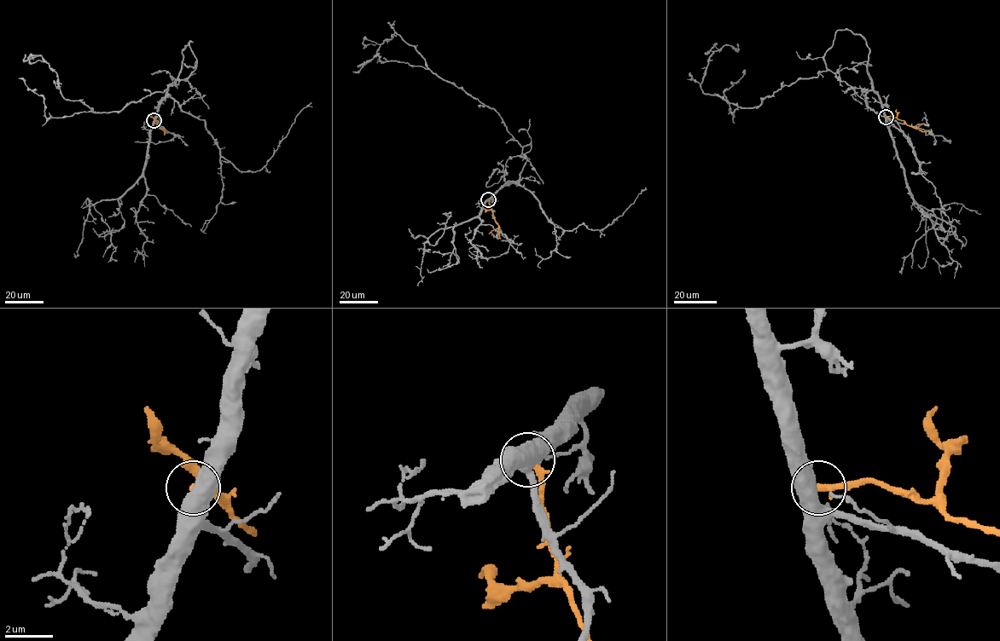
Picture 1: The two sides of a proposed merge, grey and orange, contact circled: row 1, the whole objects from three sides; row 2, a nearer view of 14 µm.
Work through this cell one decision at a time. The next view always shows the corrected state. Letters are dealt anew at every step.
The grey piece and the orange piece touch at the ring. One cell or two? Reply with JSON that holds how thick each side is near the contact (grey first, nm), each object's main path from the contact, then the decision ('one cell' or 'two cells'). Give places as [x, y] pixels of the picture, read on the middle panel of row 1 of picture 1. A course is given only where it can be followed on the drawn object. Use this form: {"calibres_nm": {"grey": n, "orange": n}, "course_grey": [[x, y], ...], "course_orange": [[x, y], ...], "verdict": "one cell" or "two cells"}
{"calibres_nm": {"grey": 500, "orange": 280}, "course_grey": [[488, 199], [504, 185], [517, 185], [531, 144], [520, 145], [494, 110], [438, 77], [396, 32], [359, 66]], "course_orange": [[488, 199], [498, 225], [501, 239]], "verdict": "two cells"}

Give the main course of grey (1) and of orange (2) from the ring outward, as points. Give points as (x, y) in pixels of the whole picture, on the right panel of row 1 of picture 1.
1: (886, 116), (860, 35), (838, 30), (825, 71), (753, 107), (700, 88), (711, 55), (737, 43)
2: (886, 116), (896, 118), (924, 131), (929, 129)

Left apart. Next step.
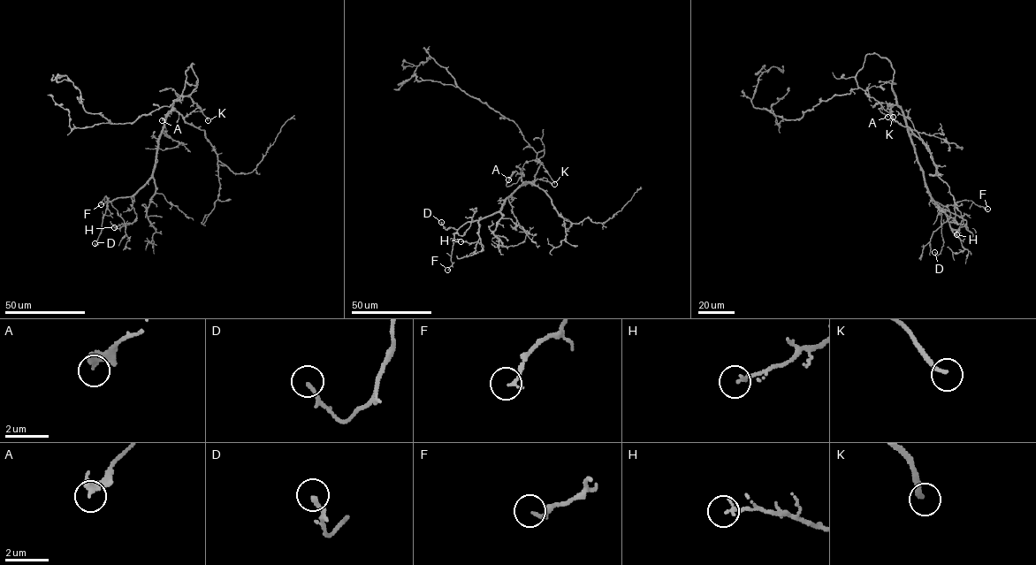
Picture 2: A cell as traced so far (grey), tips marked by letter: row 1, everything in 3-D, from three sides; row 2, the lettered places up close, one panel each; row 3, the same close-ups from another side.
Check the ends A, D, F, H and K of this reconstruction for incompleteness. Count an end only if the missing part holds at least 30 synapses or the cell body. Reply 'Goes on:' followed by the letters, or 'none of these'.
Goes on: K

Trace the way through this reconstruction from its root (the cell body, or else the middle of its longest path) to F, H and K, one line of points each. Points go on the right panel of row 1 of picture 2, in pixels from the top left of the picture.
F: (874, 53), (886, 57), (894, 71), (896, 104), (933, 199), (943, 206), (971, 201), (987, 209)
H: (874, 53), (886, 57), (894, 71), (896, 104), (902, 111), (931, 197), (966, 220), (956, 234)
K: (874, 53), (866, 55), (856, 80), (859, 87), (893, 117)

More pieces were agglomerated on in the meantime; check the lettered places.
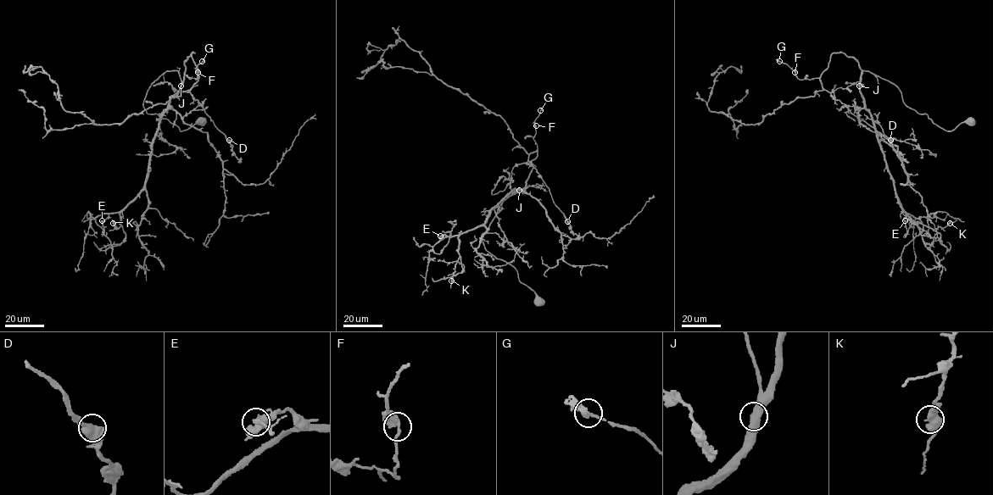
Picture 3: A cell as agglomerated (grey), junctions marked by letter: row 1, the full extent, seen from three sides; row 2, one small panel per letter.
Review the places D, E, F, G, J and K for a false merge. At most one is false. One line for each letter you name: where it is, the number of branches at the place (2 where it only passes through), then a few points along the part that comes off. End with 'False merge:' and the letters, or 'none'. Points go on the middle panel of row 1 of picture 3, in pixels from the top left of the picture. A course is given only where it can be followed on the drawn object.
False merge: none

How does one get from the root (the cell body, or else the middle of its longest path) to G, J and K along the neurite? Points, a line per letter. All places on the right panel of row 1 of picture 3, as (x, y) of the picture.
G: (969, 122), (944, 130), (886, 80), (862, 70), (860, 82), (858, 63), (841, 52), (810, 80), (779, 61)
J: (969, 122), (944, 130), (925, 114), (908, 107), (895, 85), (869, 71), (861, 71), (859, 86)
K: (969, 122), (945, 130), (908, 107), (895, 85), (861, 72), (864, 107), (901, 208), (934, 229), (950, 223)

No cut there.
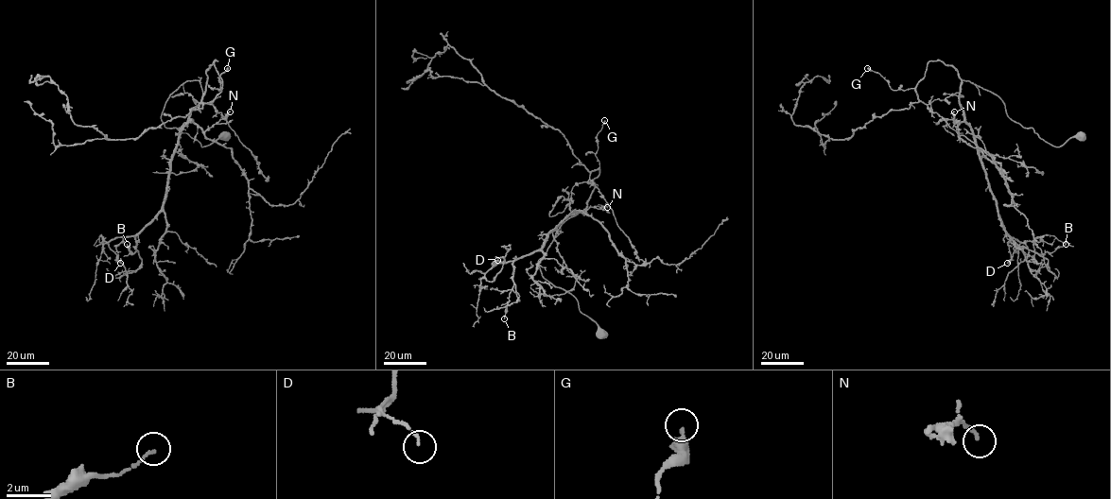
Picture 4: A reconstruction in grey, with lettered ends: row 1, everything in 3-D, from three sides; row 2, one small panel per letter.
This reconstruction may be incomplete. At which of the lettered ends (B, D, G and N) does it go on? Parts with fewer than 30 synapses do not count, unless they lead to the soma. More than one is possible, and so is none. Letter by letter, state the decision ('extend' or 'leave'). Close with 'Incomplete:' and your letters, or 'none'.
B: leave
D: leave
G: leave
N: leave
Incomplete: none

